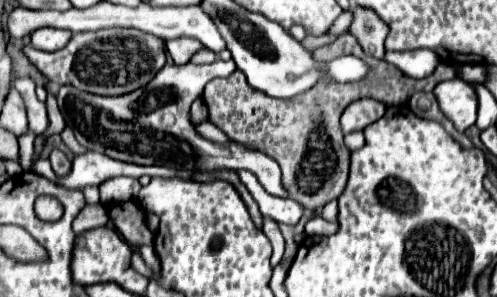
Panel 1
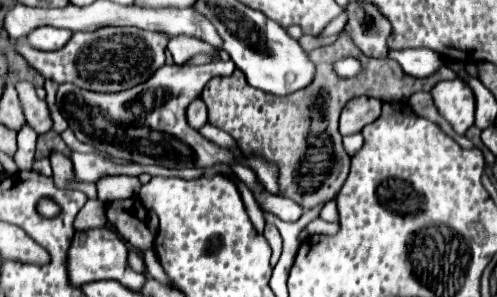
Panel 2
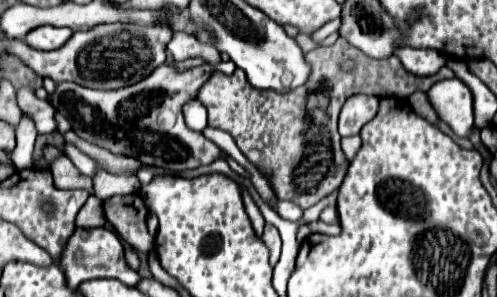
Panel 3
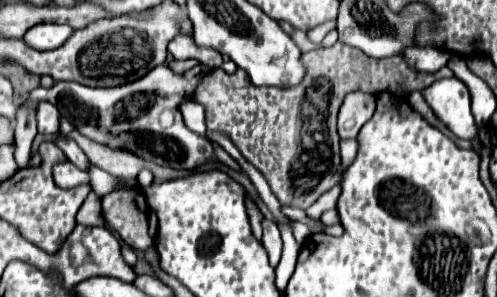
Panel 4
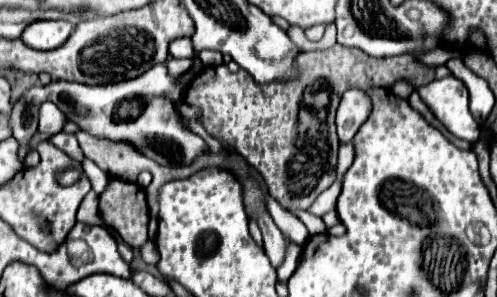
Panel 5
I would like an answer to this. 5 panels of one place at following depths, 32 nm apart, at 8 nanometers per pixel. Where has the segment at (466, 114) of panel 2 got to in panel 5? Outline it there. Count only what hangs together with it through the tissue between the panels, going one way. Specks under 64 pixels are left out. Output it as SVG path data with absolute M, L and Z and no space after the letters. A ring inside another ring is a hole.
M454 76L432 80L416 90L432 114L452 132L456 138L476 142L480 138L478 122L468 110L468 90Z

